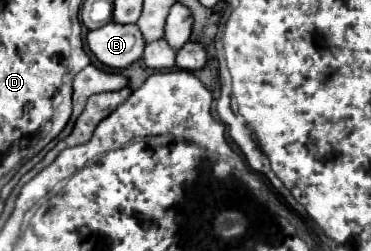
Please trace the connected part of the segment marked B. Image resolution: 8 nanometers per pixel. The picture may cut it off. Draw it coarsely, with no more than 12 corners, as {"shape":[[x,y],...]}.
{"shape":[[109,22],[87,34],[101,64],[125,70],[143,56],[135,24]]}

